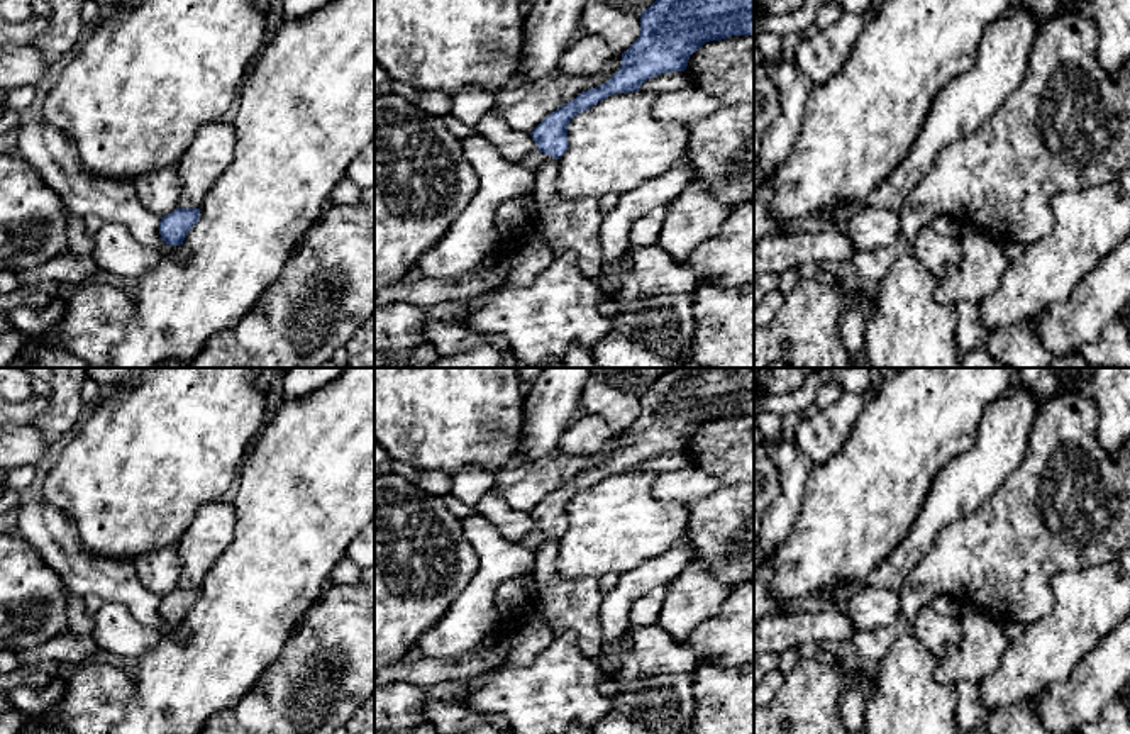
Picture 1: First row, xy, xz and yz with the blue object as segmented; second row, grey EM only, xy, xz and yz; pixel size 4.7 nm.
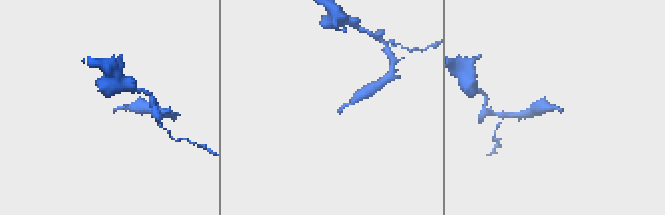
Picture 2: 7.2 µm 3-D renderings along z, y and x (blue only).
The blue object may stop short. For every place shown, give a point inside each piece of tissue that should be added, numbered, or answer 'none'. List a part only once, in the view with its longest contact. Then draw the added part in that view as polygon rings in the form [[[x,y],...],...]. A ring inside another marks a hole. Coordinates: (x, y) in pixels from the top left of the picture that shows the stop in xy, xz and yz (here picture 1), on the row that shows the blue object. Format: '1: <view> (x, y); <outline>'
1: xz (536, 158); [[[535,149],[535,151],[529,153],[518,164],[523,166],[525,170],[535,173],[542,163],[551,161],[551,159],[556,159],[556,158]]]

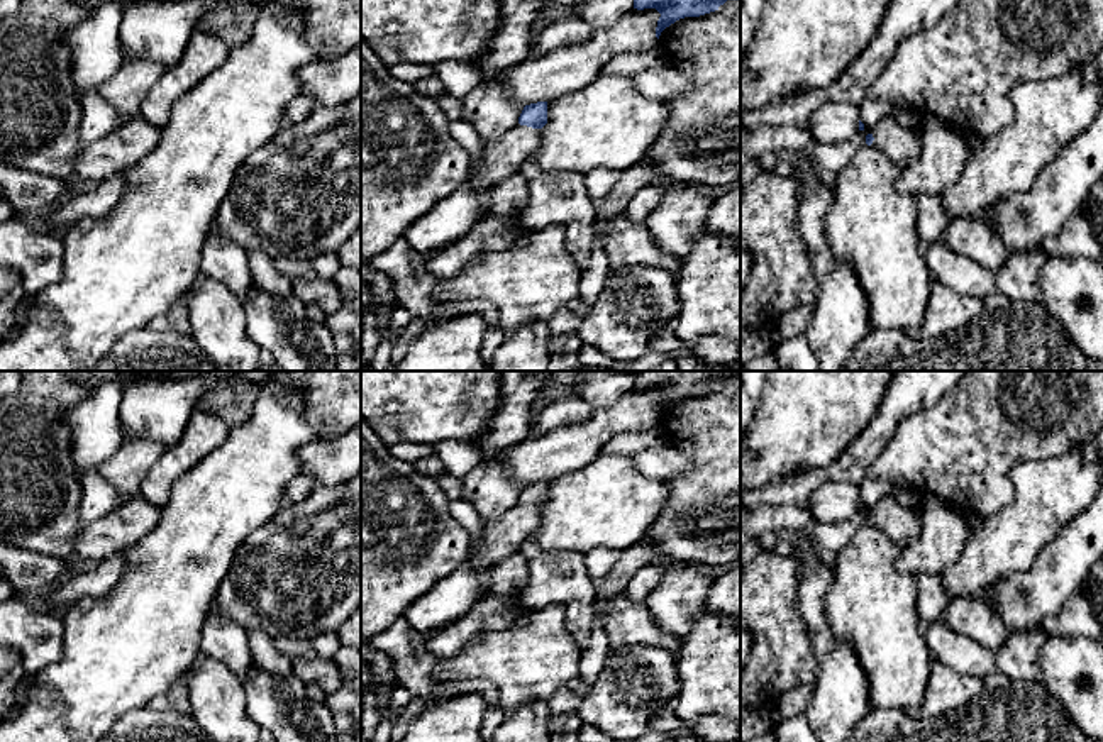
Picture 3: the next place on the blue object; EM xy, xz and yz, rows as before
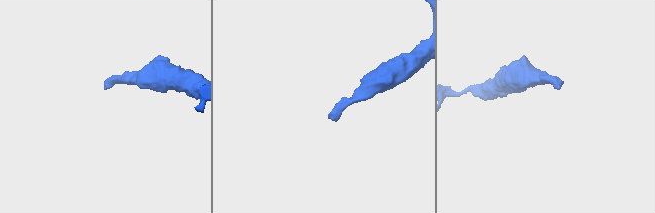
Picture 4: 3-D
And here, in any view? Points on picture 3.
1: xz (505, 153); [[[515,125],[507,132],[485,137],[485,158],[478,163],[474,186],[481,219],[490,215],[491,188],[502,180],[520,173],[522,164],[537,152],[542,139],[540,129]]]

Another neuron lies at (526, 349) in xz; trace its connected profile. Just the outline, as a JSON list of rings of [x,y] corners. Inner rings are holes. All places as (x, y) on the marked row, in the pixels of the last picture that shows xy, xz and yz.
[[[527,324],[518,330],[503,330],[503,342],[490,363],[491,371],[547,371],[547,324]]]

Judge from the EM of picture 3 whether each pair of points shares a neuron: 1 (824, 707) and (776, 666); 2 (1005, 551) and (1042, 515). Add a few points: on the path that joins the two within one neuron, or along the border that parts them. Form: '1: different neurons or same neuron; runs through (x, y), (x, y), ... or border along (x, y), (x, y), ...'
1: different neurons; border along (812, 642), (819, 663), (814, 683)
2: same neuron; runs through (1014, 542), (1034, 522)

